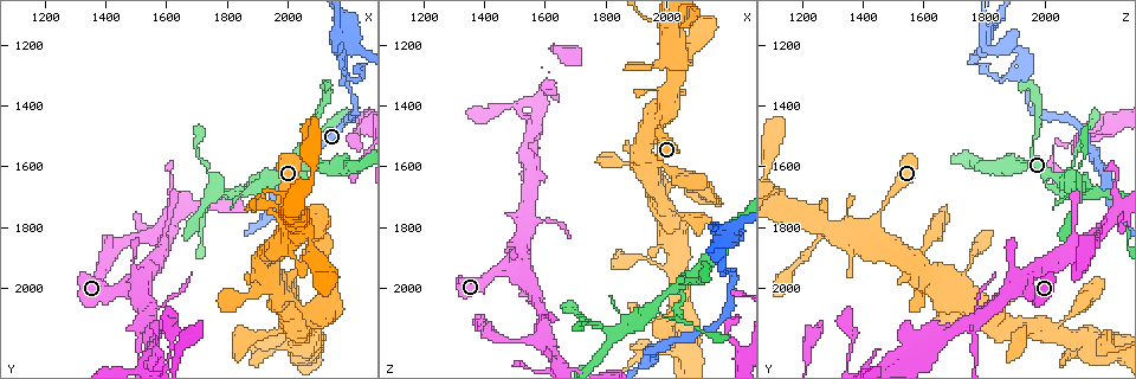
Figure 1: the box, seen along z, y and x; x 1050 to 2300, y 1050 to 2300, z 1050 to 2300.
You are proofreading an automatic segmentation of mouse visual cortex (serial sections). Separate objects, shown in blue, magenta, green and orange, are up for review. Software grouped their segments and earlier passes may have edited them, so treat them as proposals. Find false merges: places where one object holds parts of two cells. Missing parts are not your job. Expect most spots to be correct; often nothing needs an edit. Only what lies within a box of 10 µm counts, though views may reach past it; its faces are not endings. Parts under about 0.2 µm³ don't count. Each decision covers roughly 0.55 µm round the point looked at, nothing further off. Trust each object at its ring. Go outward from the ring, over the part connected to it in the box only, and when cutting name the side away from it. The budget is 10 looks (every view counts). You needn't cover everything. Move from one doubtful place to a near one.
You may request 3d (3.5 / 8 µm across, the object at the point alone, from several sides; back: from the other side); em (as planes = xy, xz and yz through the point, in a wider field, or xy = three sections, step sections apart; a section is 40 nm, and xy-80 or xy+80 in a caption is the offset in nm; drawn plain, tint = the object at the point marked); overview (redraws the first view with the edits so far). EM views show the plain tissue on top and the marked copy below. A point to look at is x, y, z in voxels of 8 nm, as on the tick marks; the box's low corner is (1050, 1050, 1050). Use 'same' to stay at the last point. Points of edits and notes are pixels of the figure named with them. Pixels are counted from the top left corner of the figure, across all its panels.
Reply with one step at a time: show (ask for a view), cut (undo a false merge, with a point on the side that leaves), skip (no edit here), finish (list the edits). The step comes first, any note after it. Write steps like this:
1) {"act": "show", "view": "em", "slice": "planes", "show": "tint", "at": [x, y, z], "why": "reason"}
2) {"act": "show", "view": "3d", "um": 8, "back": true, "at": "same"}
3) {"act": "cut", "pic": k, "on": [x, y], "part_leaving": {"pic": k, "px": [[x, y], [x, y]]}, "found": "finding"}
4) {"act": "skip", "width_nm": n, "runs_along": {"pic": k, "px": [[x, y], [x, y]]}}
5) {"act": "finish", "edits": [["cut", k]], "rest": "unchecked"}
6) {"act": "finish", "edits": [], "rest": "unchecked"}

{"act": "show", "view": "3d", "um": 3.5, "at": [1830, 1680, 2150], "why": "thick turns thin"}

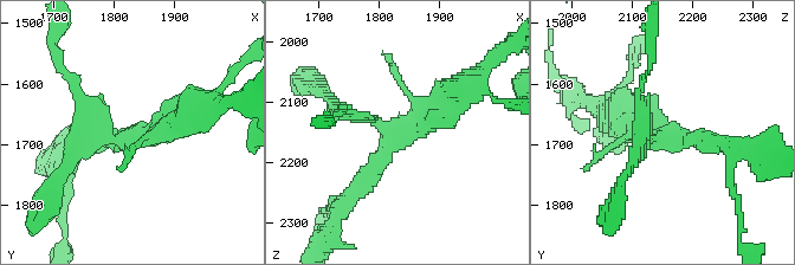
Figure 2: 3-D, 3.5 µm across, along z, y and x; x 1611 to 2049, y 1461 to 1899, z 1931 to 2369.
{"act": "show", "view": "em", "slice": "xy", "step": 5, "show": "tint", "at": [1835, 1685, 2150], "why": "need the tissue"}

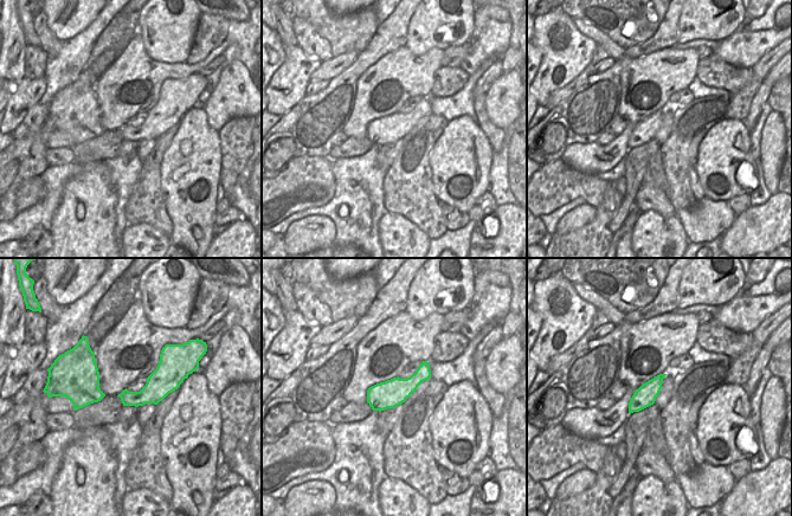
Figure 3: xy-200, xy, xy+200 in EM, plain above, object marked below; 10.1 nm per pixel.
{"act": "skip", "runs_along": {"pic": 2, "px": [[192, 112], [76, 144]]}, "found": "all the same cell"}

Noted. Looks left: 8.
{"act": "show", "view": "3d", "um": 3.5, "at": [1540, 2110, 1760], "why": "two arms in line, one across"}

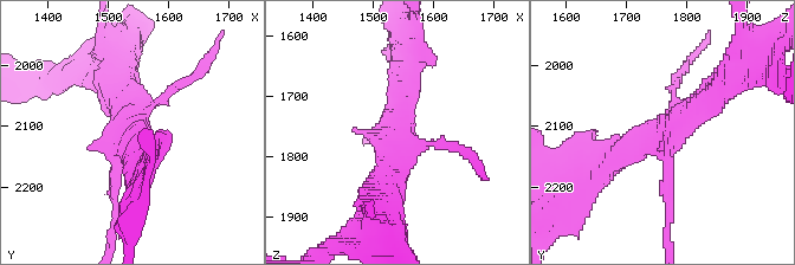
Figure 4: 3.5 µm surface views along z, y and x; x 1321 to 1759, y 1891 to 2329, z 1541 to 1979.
{"act": "show", "view": "em", "slice": "xy", "step": 3, "show": "tint", "at": [1535, 2110, 1760]}

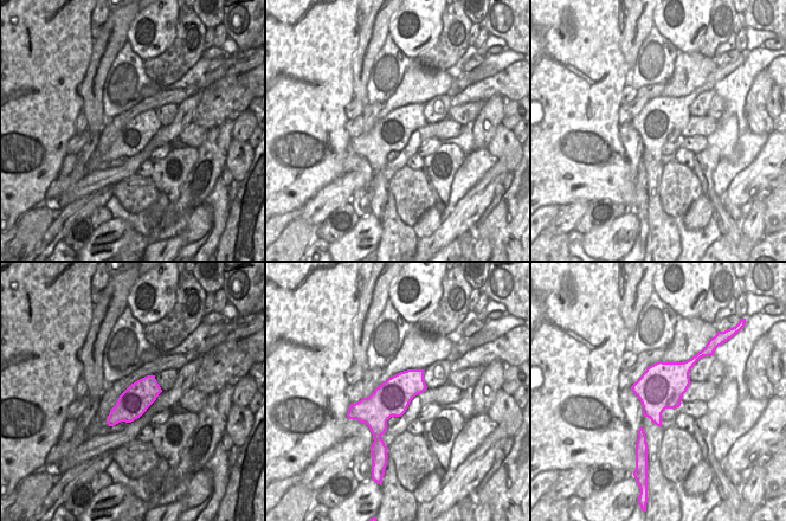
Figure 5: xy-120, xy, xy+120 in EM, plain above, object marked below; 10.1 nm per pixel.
{"act": "show", "view": "em", "slice": "xy", "step": 5, "show": "tint", "at": "same", "why": "cut it another way"}

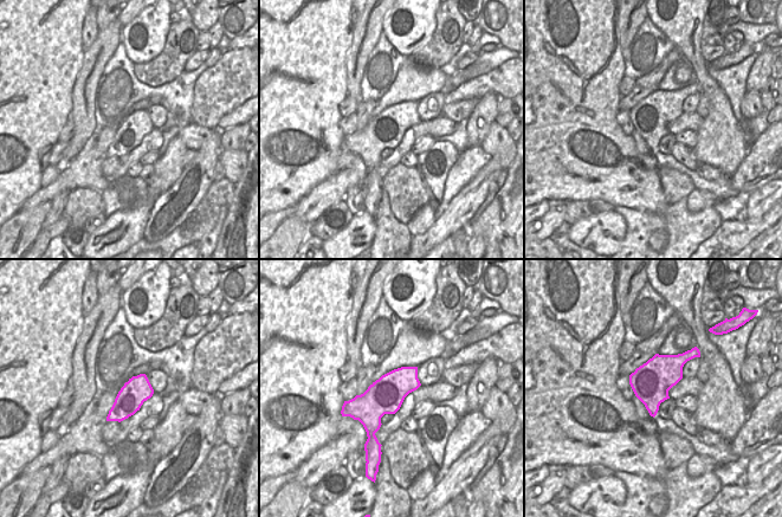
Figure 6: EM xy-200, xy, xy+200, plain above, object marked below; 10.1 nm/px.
{"act": "skip", "found": "continuous, no second cell"}

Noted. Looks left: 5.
{"act": "show", "view": "3d", "um": 8, "at": [1950, 1910, 1590], "why": "a narrow waist"}

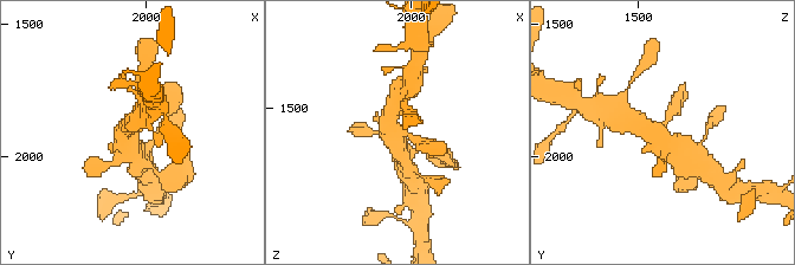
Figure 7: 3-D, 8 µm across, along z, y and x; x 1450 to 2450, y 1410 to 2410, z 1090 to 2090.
{"act": "show", "view": "em", "slice": "xy", "step": 2, "show": "tint", "at": "same"}

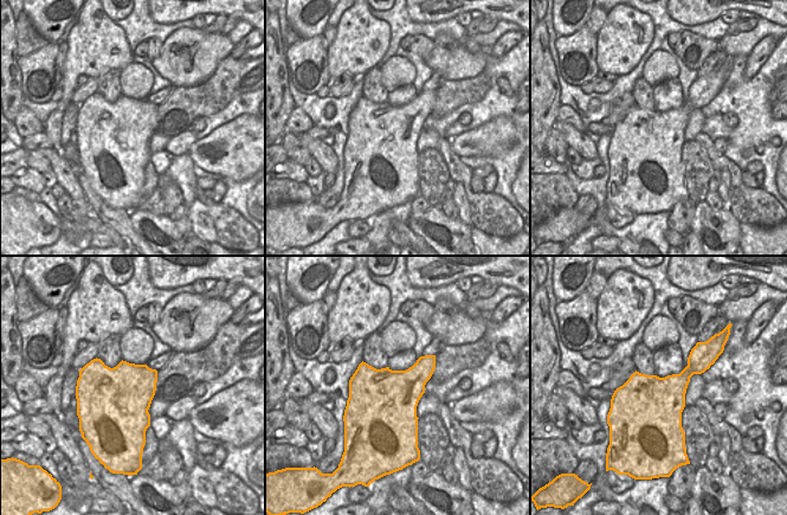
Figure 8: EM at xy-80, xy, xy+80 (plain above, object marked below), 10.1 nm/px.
{"act": "skip", "runs_along": {"pic": 7, "px": [[633, 121], [659, 135], [683, 161]]}, "found": "one cell here"}

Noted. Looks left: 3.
{"act": "show", "view": "3d", "um": 3.5, "at": [2170, 1170, 1790], "why": "four arms meet"}

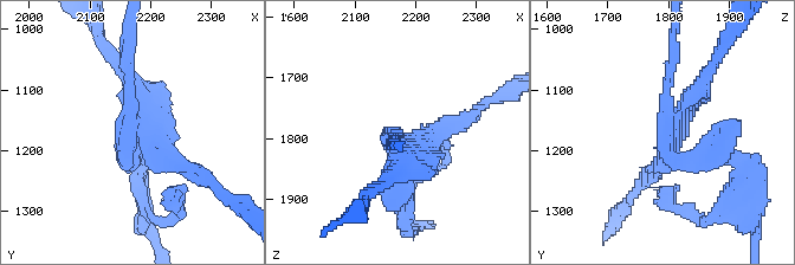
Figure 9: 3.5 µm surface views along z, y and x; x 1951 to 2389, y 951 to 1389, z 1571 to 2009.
{"act": "show", "view": "em", "slice": "xy", "step": 3, "show": "tint", "at": [2170, 1175, 1800]}

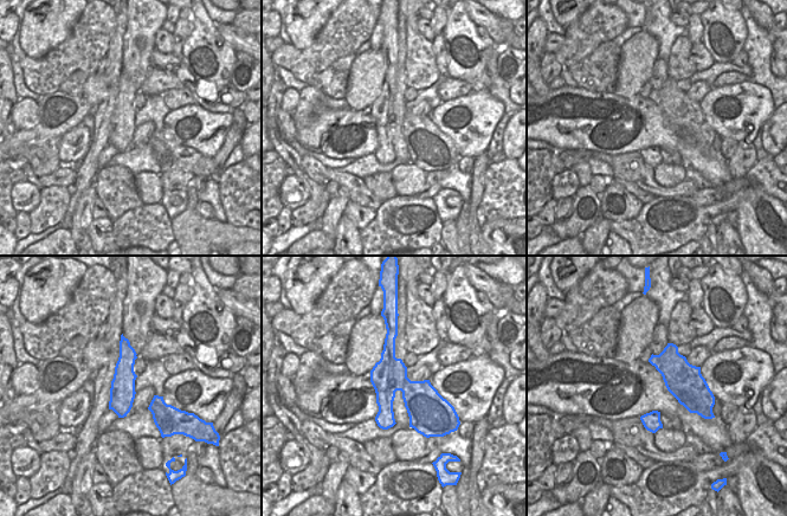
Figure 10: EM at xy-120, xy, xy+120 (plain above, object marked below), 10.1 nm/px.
{"act": "cut", "pic": 9, "on": [434, 161], "width_nm": 380, "part_leaving": {"pic": 9, "px": [[407, 142], [461, 124], [473, 107]]}, "found": "two cells meet here"}

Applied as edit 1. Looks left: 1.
{"act": "finish", "edits": [["cut", 9]], "rest": "unchecked"}

